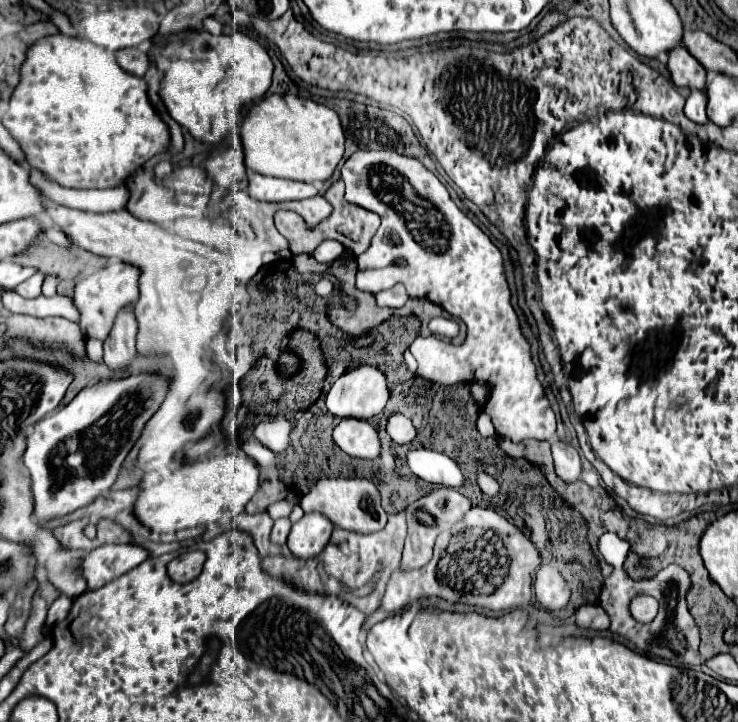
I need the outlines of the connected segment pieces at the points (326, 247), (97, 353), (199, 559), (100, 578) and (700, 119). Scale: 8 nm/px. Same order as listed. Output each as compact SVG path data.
M325 240L314 249L312 256L318 263L332 263L334 259L338 259L338 255L342 255L342 251L344 251L342 243Z
M93 338L86 340L86 352L88 357L94 362L100 363L103 361L103 341Z
M199 550L183 553L168 564L168 575L174 583L188 583L202 573L204 553Z
M100 545L86 553L80 563L82 577L88 589L100 589L112 579L128 573L148 559L148 551L138 545Z
M690 89L690 95L686 99L686 107L684 107L684 113L690 121L694 123L706 123L708 117L706 117L706 99L702 95L702 91L698 89Z

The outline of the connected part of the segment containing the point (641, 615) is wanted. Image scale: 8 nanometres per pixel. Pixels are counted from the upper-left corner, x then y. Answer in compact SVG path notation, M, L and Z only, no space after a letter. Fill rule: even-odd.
M636 595L630 603L630 615L640 623L652 623L658 613L658 601L654 597Z

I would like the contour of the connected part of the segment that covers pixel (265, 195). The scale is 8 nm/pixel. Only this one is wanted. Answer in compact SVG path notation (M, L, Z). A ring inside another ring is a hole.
M252 175L248 183L248 193L258 201L294 201L318 195L318 187L300 181L276 179L266 175Z

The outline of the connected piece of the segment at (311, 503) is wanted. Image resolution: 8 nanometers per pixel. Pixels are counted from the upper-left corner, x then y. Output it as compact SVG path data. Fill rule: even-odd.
M322 477L318 483L310 487L310 491L300 501L304 513L318 511L330 517L330 521L336 527L346 527L348 531L362 531L362 533L374 533L380 531L386 525L386 511L380 505L380 491L378 487L360 477Z

